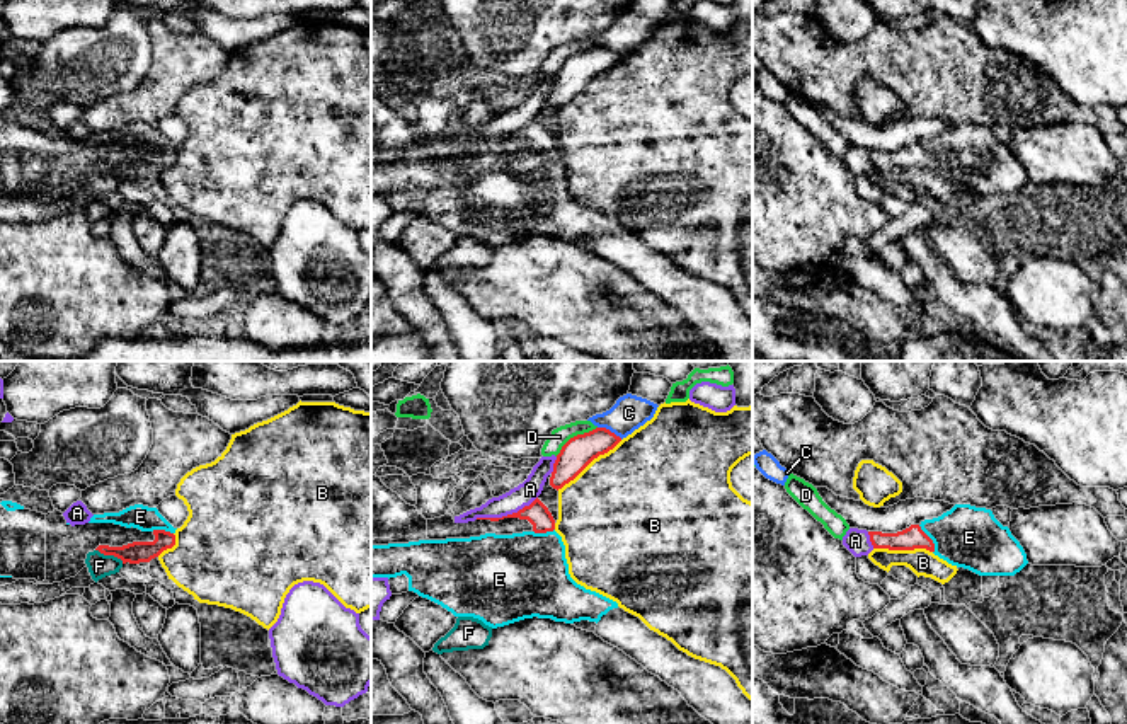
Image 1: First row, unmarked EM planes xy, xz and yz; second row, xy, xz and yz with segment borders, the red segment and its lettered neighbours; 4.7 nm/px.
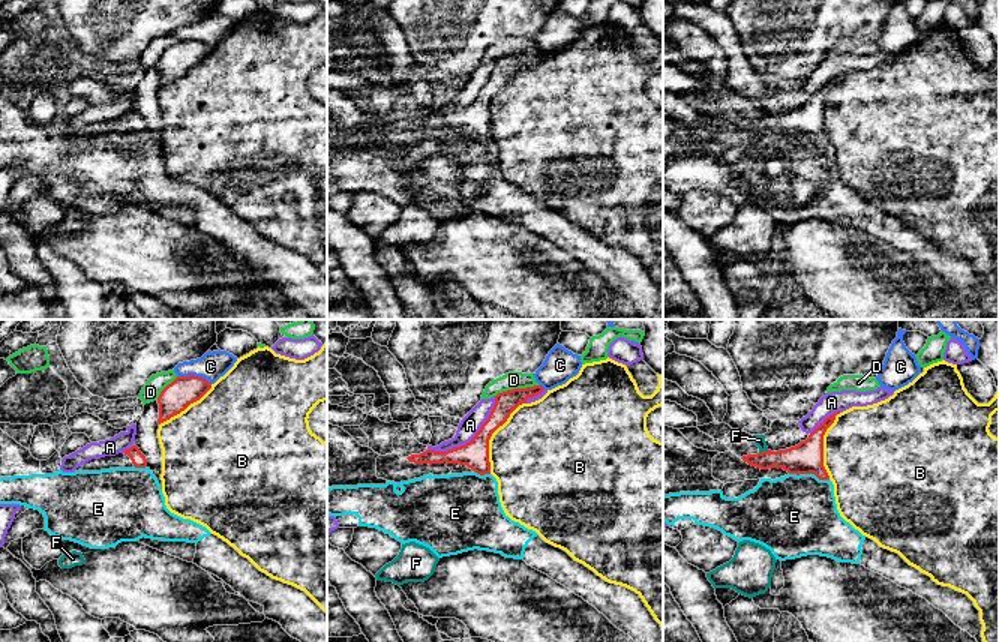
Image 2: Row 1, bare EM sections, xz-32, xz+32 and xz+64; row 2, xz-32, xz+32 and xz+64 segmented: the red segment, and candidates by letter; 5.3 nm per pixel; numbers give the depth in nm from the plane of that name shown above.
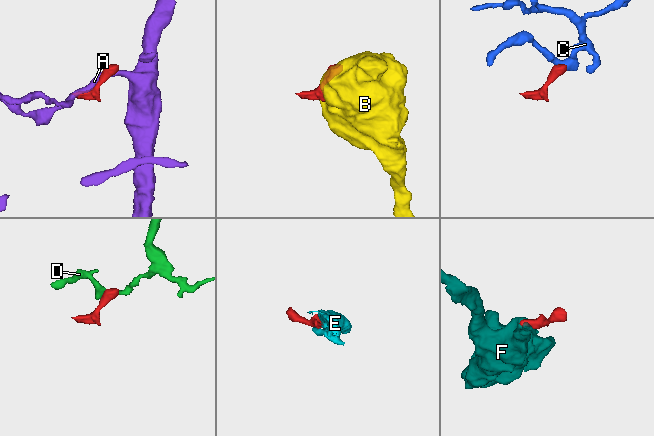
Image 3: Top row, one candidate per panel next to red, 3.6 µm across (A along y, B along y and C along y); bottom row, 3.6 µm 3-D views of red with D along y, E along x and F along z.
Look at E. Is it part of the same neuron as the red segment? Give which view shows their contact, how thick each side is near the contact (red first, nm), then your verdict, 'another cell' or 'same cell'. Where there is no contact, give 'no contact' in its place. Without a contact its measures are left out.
contact in yz; calibres 110 and 300 nm; same cell

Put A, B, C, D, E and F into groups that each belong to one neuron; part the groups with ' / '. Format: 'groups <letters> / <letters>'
groups A / B / C / D / E / F

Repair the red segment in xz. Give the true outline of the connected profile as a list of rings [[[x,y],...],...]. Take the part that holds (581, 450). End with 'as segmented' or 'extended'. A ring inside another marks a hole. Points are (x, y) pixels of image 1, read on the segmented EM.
[[[596,428],[589,433],[570,438],[557,455],[550,486],[562,489],[574,480],[594,458],[608,453],[621,441],[620,436],[606,428]]]; as segmented

